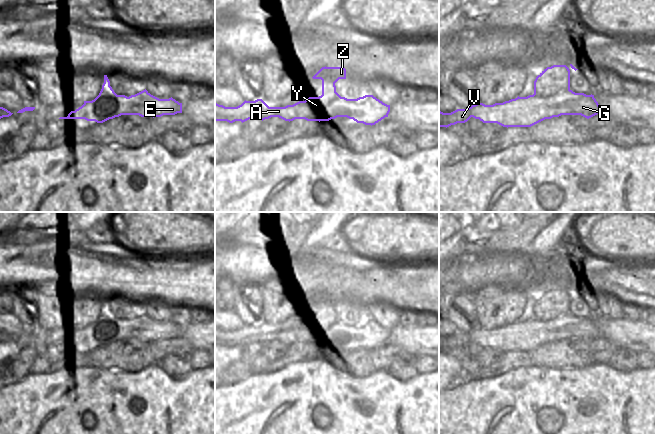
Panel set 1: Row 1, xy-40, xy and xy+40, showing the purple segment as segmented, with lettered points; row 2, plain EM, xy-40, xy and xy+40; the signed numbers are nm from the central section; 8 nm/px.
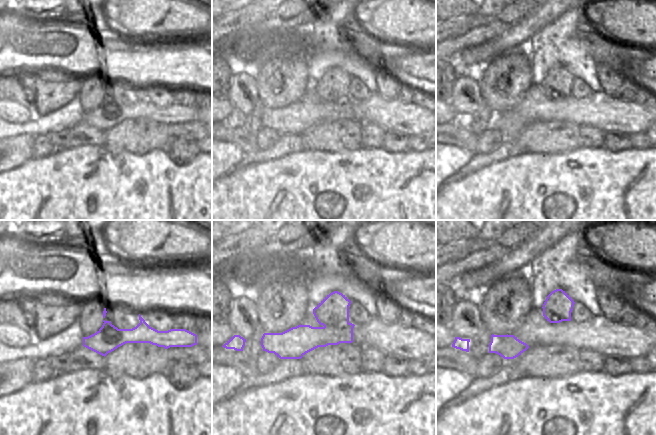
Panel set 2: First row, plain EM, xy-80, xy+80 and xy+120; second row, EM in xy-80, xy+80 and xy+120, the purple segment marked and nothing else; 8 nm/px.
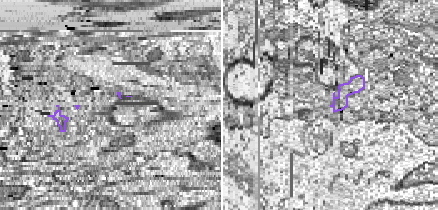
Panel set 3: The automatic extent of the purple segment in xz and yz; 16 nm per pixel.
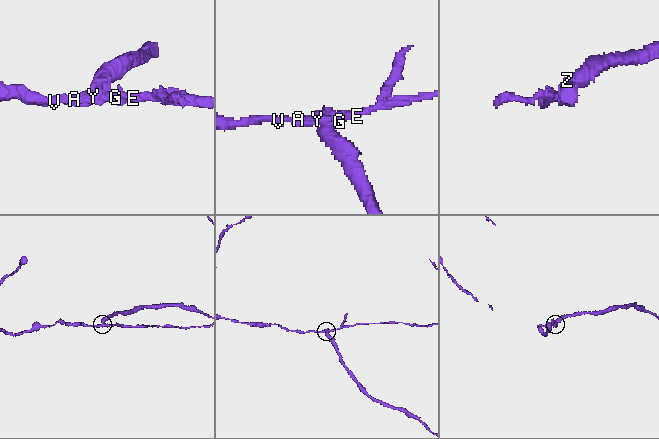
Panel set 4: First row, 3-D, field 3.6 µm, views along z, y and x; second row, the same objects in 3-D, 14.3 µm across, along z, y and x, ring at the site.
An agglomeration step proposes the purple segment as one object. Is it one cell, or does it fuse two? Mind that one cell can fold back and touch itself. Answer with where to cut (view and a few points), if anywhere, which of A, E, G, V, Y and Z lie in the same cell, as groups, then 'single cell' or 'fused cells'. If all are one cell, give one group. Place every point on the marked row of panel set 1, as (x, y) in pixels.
xy+40 (569, 89), (548, 96), (539, 96), (534, 93) | A E G V Y / Z | fused cells

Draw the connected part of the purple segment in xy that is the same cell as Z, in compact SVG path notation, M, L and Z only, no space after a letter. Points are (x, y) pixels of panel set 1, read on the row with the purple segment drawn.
M322 67L313 77L322 80L322 95L328 92L328 85L336 89L335 83L339 79L346 79L346 69L344 67Z

